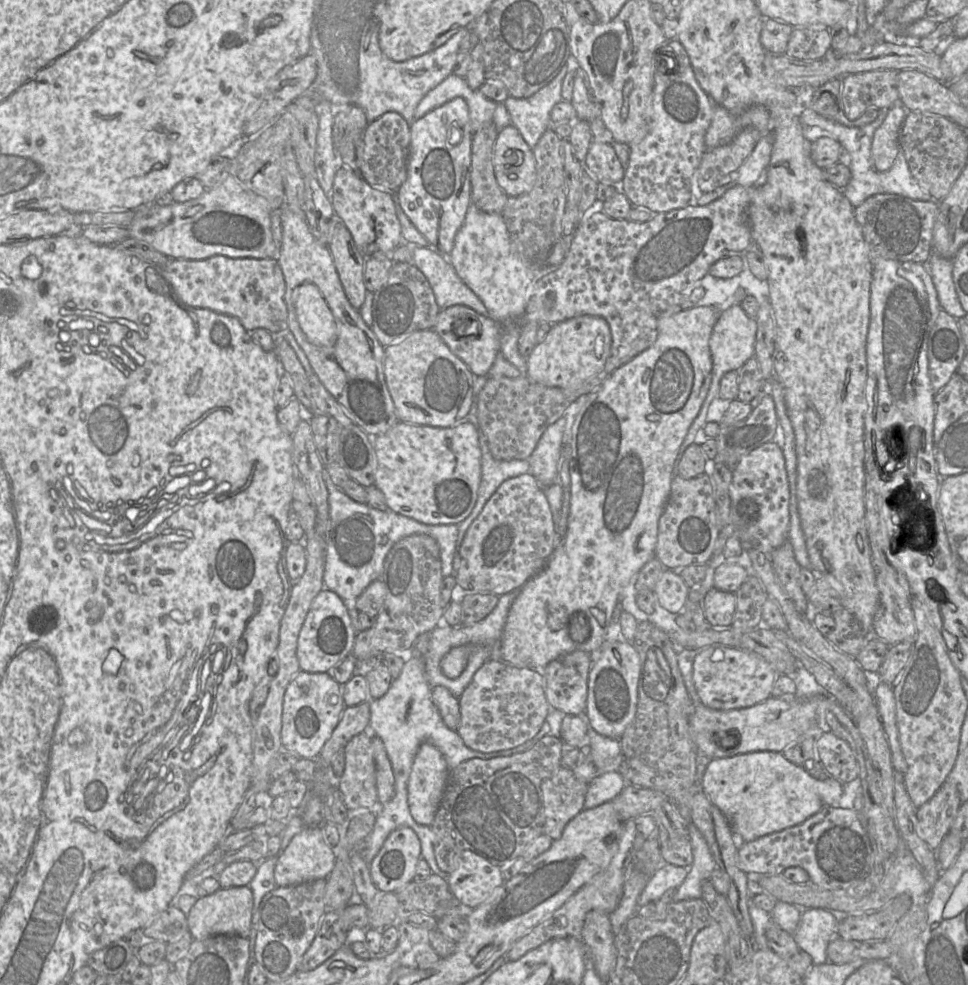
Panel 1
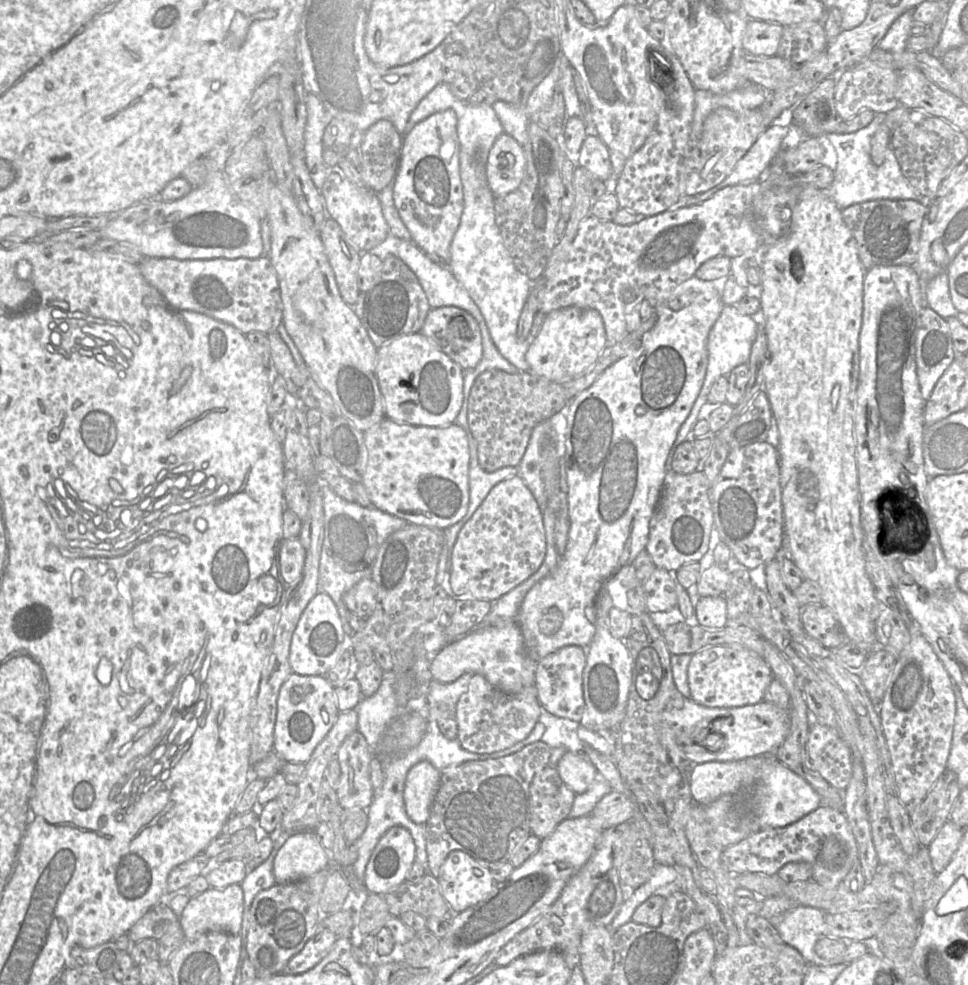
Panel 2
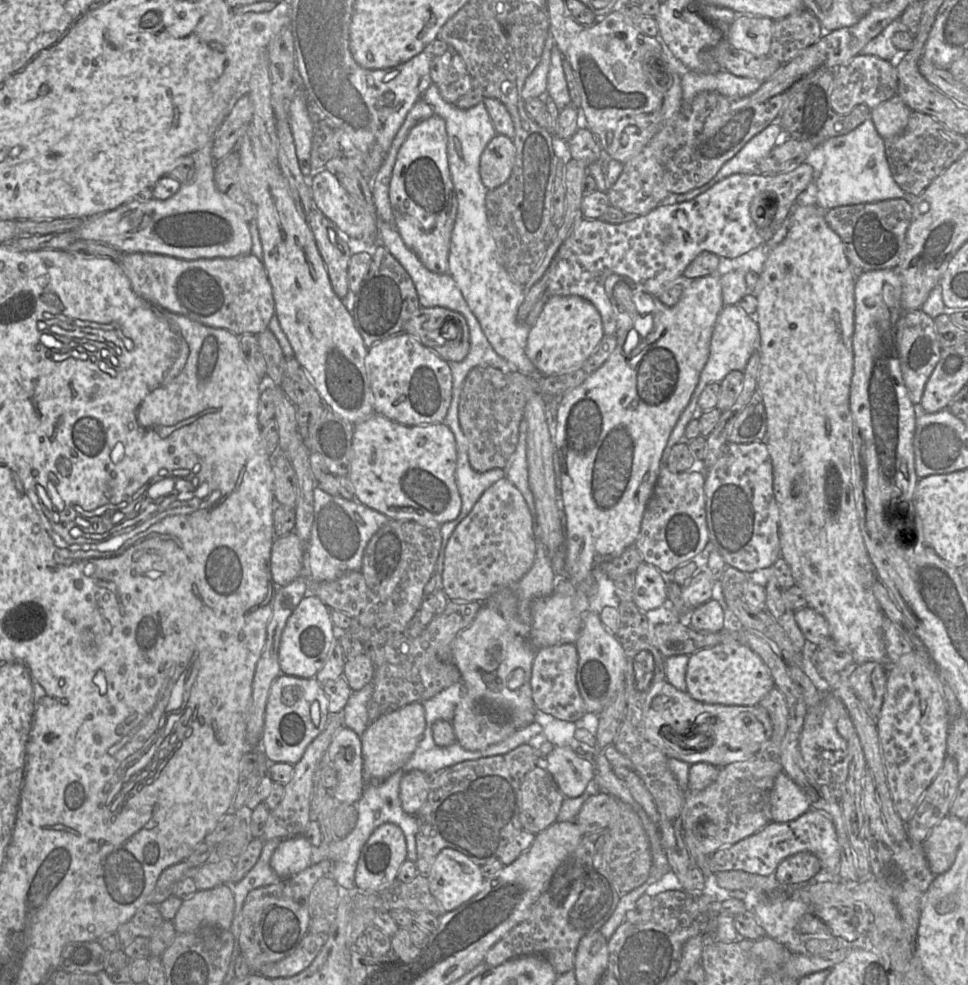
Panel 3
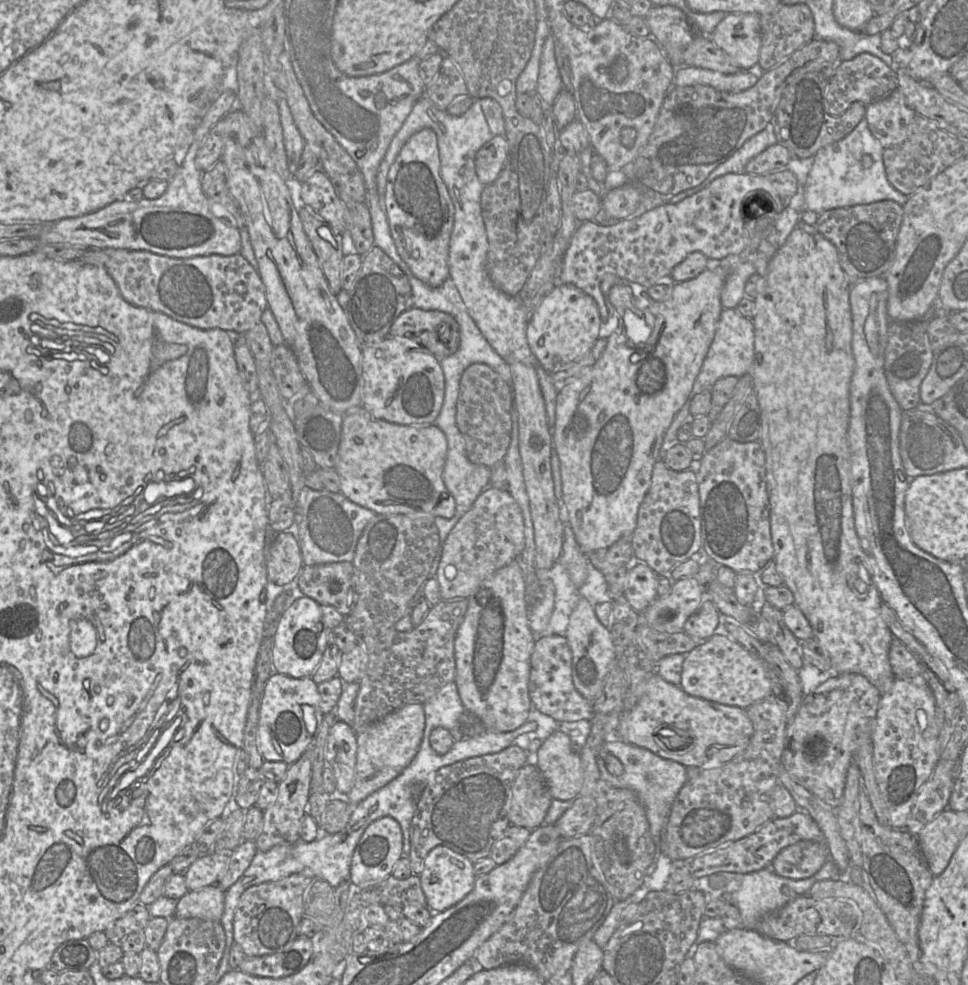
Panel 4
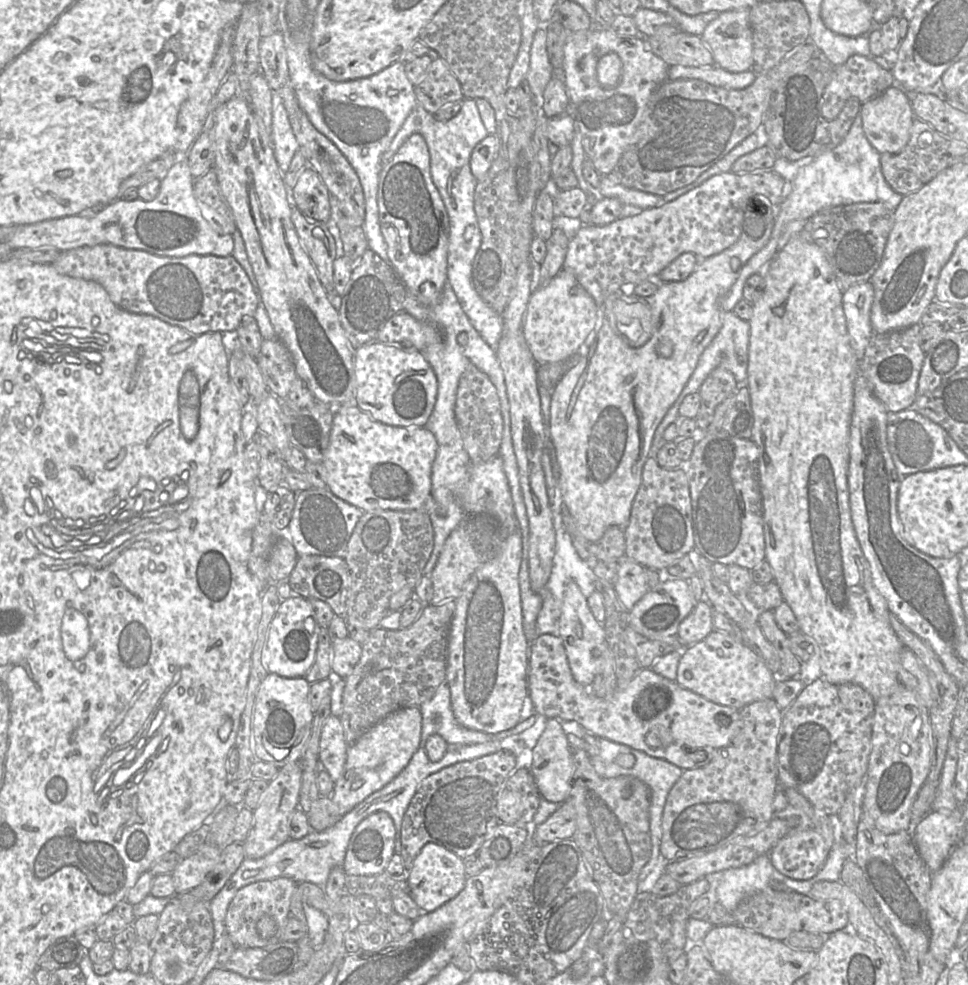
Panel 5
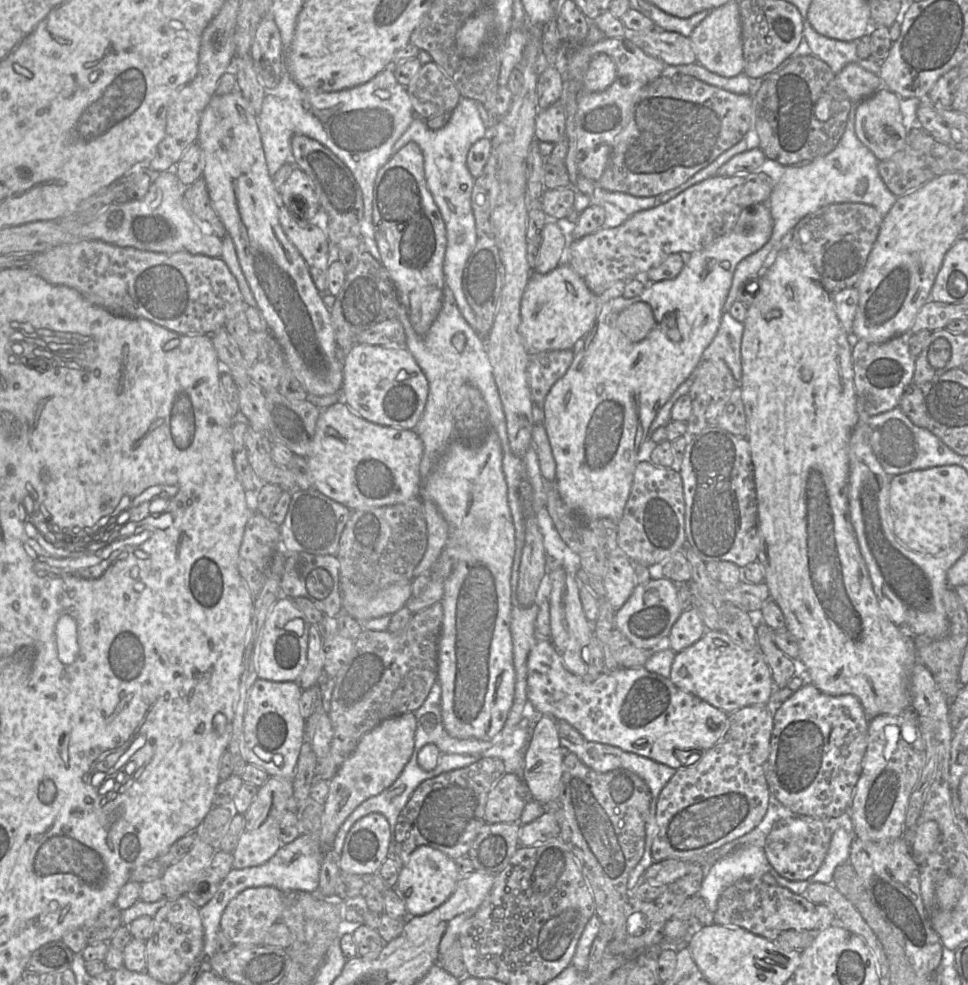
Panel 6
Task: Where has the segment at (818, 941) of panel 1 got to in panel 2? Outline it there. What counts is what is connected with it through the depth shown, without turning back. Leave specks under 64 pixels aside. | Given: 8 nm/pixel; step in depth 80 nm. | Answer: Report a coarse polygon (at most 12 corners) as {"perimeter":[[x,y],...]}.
{"perimeter":[[798,905],[774,921],[783,942],[808,964],[821,959],[814,950],[823,937],[824,911]]}

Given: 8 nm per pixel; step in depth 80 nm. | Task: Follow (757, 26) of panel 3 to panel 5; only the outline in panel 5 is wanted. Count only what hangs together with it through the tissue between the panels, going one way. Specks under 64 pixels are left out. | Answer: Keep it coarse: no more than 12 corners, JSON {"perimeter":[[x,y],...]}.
{"perimeter":[[749,9],[720,12],[700,37],[715,66],[752,69]]}

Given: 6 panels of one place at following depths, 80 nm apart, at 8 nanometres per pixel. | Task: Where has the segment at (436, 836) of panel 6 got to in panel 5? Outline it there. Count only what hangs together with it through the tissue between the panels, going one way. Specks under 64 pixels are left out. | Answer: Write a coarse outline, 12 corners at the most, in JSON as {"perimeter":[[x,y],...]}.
{"perimeter":[[508,750],[417,787],[401,824],[407,870],[427,843],[477,857],[516,769]]}

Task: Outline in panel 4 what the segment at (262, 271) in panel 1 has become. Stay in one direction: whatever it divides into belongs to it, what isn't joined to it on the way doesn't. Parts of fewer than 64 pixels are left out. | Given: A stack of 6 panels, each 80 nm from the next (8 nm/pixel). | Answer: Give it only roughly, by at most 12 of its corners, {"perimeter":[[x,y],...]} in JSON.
{"perimeter":[[88,249],[121,296],[243,334],[268,308],[239,253]]}

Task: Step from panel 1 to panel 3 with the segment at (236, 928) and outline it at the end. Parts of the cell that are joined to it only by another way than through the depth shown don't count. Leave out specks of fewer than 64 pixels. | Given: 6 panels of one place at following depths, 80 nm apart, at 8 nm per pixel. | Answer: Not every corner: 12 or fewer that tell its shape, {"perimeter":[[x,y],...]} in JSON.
{"perimeter":[[231,885],[197,890],[184,899],[177,933],[211,925],[229,930],[235,909]]}

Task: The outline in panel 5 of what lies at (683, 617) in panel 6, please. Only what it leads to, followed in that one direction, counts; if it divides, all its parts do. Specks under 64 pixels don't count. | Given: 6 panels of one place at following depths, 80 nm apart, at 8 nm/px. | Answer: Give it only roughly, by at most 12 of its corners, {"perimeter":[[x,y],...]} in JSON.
{"perimeter":[[703,599],[682,620],[677,637],[684,647],[713,630],[712,606]]}

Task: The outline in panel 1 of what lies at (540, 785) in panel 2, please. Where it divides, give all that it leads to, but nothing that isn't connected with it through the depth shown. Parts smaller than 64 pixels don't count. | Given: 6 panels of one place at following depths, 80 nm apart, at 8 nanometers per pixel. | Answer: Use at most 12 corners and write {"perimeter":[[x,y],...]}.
{"perimeter":[[564,767],[542,782],[545,835],[562,836],[588,786]]}

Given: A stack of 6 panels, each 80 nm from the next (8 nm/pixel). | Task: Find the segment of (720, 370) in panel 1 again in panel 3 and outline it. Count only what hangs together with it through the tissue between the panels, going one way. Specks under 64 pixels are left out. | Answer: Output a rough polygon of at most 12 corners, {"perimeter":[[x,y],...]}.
{"perimeter":[[724,305],[713,330],[708,361],[662,454],[684,440],[698,399],[711,383],[744,372],[759,351],[754,316]]}

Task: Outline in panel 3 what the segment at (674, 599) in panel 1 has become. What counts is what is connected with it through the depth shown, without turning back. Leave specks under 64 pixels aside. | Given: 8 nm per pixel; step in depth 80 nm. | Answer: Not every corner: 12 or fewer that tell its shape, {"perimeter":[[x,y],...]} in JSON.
{"perimeter":[[643,562],[633,602],[645,612],[666,603],[665,575]]}

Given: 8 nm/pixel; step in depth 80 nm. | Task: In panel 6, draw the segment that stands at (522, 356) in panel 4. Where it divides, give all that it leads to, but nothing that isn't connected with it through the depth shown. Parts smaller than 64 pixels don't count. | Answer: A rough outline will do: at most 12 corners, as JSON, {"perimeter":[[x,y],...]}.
{"perimeter":[[461,97],[431,130],[415,117],[392,154],[415,142],[446,227],[446,286],[469,325],[461,275],[477,241],[471,146],[488,130]]}

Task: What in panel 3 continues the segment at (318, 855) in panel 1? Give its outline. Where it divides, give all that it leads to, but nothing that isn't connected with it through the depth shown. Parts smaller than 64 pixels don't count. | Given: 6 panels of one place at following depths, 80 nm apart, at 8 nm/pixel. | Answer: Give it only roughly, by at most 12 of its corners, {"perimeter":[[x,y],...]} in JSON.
{"perimeter":[[305,836],[281,841],[271,867],[281,878],[312,865]]}

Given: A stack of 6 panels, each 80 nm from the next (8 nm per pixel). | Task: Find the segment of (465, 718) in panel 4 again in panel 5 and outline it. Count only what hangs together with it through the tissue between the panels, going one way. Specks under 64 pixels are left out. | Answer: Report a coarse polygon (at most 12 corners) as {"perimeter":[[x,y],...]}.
{"perimeter":[[446,682],[419,706],[420,744],[432,734],[448,745],[487,742],[493,735],[456,720]]}

